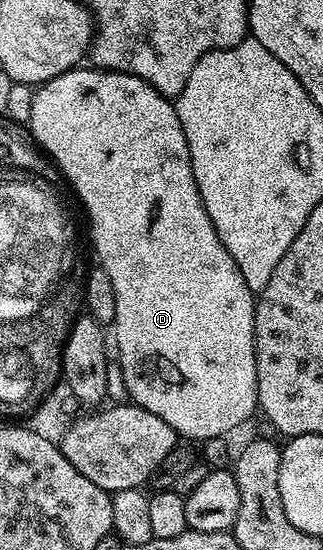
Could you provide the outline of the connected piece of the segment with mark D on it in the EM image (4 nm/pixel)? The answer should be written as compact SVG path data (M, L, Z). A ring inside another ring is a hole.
M77 66L69 70L69 72L58 74L58 78L46 81L45 84L39 85L33 92L36 93L33 94L32 105L28 108L28 124L32 127L33 136L31 136L31 139L47 153L51 163L55 165L55 167L56 164L60 167L61 174L72 183L72 188L76 191L77 198L84 203L84 212L88 215L89 226L92 227L92 248L96 251L97 258L100 259L97 260L99 267L104 268L106 274L110 274L110 283L114 286L114 298L116 299L116 319L114 321L116 344L114 340L114 352L115 355L116 352L120 355L120 357L118 357L118 363L122 370L122 378L124 379L123 391L125 393L128 392L127 399L131 401L131 403L138 405L139 408L150 410L150 414L158 414L158 418L162 418L162 422L166 422L166 426L170 426L175 430L177 437L184 439L185 436L186 439L197 440L197 442L224 437L228 430L233 429L238 423L253 419L258 412L258 405L256 403L256 331L254 330L257 297L250 290L250 286L246 286L246 278L242 278L242 274L238 274L238 266L234 262L234 258L230 258L230 250L226 250L226 246L222 246L222 242L218 238L218 230L214 230L214 222L210 222L210 214L206 214L206 206L202 206L202 194L198 194L198 186L200 184L194 182L192 157L186 144L186 134L182 134L182 122L178 122L175 103L173 103L169 97L163 96L158 90L154 90L154 86L150 86L150 82L142 82L142 78L138 78L134 74L105 72L103 68L93 68L91 66Z

